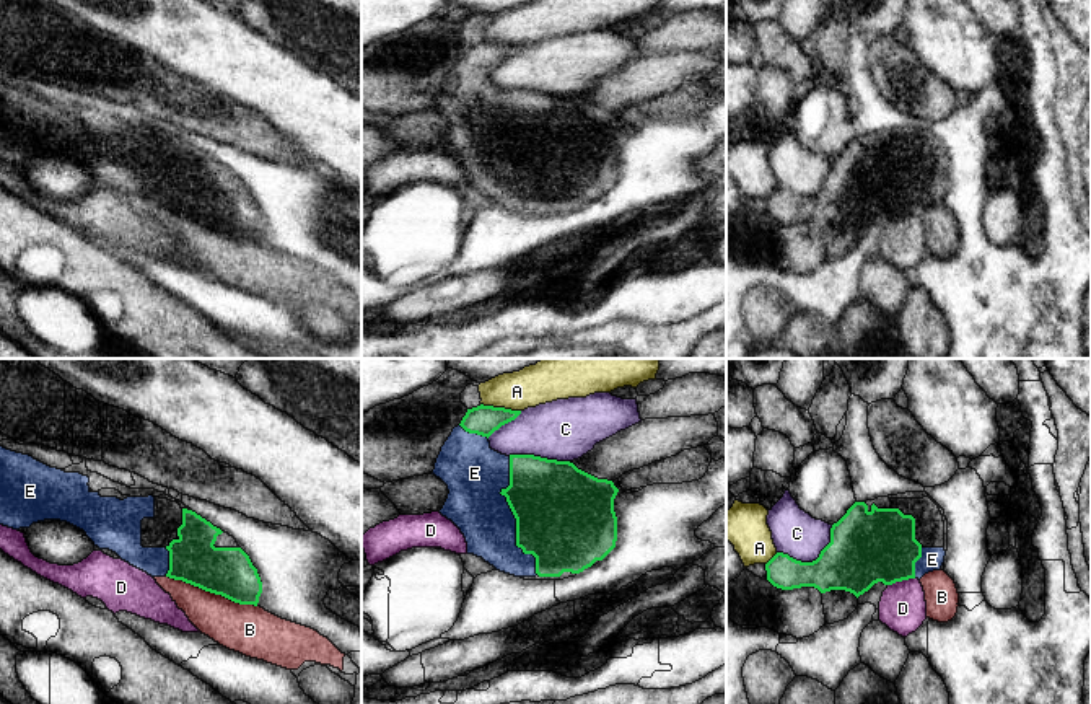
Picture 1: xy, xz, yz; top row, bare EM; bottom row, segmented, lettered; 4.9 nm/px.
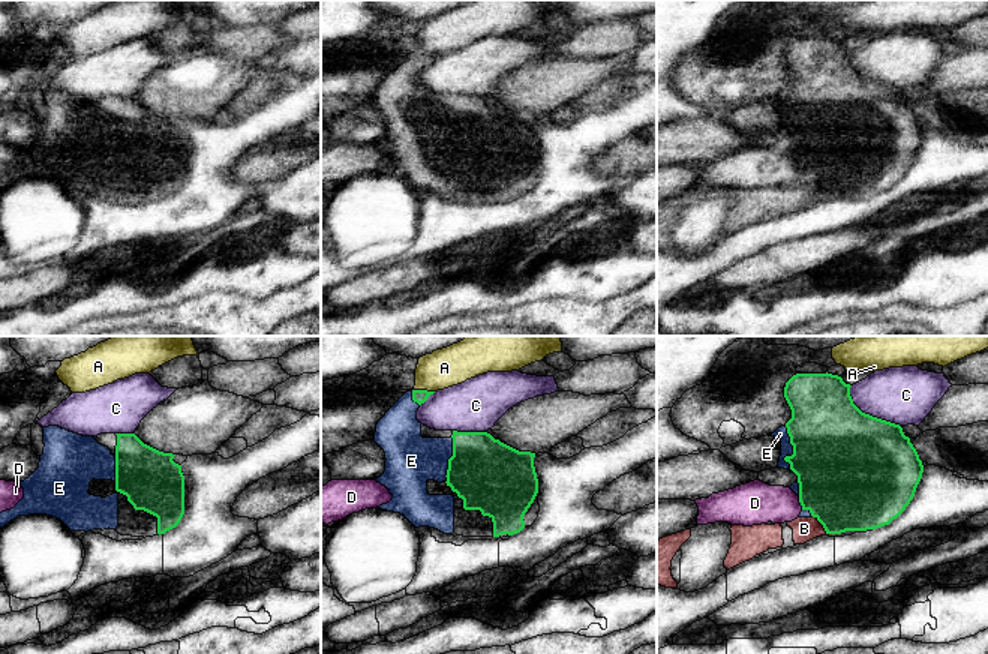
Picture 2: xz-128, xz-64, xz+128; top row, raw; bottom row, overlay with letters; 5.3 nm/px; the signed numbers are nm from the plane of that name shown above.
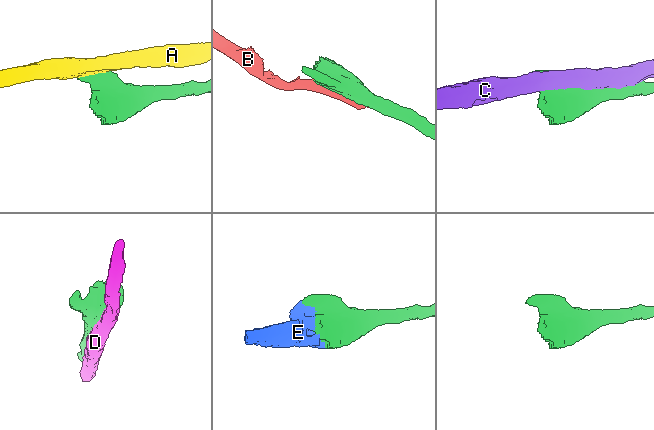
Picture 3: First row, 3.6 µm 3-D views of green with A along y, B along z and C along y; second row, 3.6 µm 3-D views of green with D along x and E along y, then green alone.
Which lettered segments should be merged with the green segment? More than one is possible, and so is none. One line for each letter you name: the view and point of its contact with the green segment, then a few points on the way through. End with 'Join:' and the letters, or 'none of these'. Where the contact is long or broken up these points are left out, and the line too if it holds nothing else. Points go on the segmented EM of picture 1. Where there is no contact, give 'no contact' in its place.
E: xz (515, 517)
Join: E

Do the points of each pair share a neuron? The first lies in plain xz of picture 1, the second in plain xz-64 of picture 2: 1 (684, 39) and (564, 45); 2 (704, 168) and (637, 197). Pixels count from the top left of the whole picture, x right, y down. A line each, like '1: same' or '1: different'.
1: same
2: different

